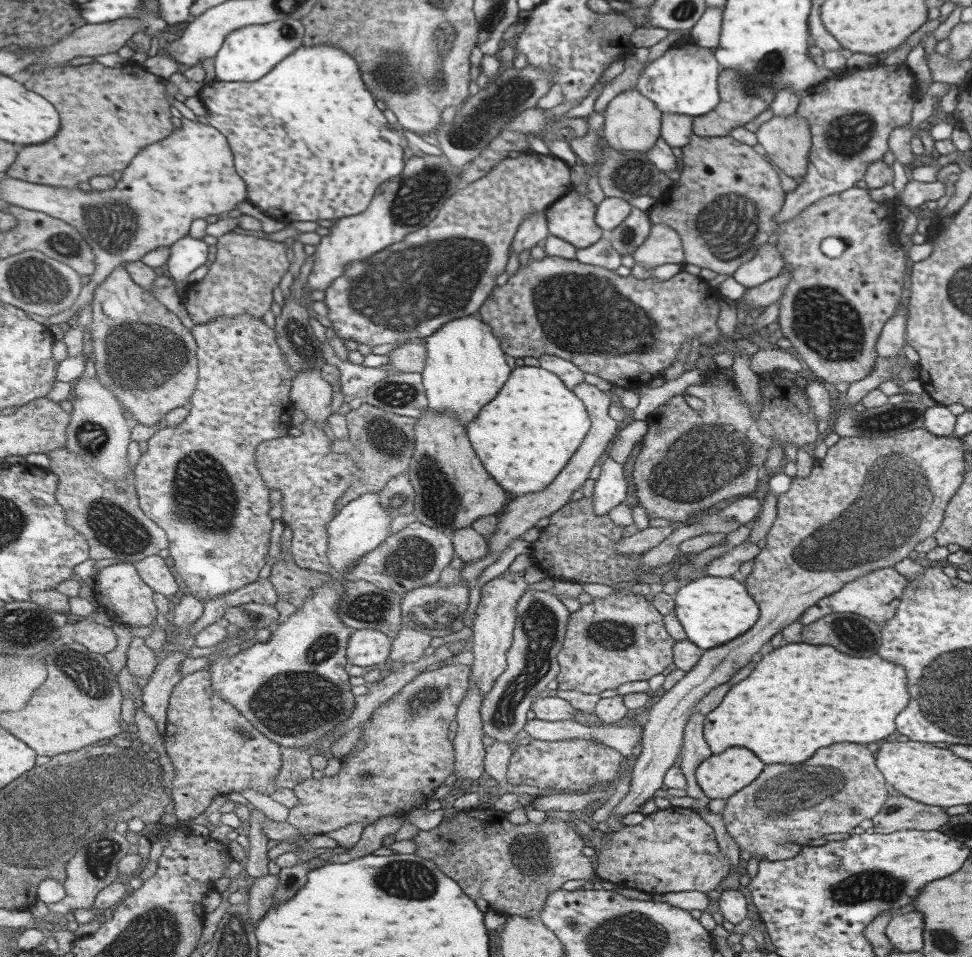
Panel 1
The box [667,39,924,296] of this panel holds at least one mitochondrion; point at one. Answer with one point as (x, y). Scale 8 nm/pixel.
(732, 220)

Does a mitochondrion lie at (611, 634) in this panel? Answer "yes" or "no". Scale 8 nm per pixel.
yes

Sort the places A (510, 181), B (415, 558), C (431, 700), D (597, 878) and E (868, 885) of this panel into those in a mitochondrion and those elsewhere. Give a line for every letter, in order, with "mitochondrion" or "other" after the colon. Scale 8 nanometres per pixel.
A: other
B: mitochondrion
C: mitochondrion
D: other
E: mitochondrion

